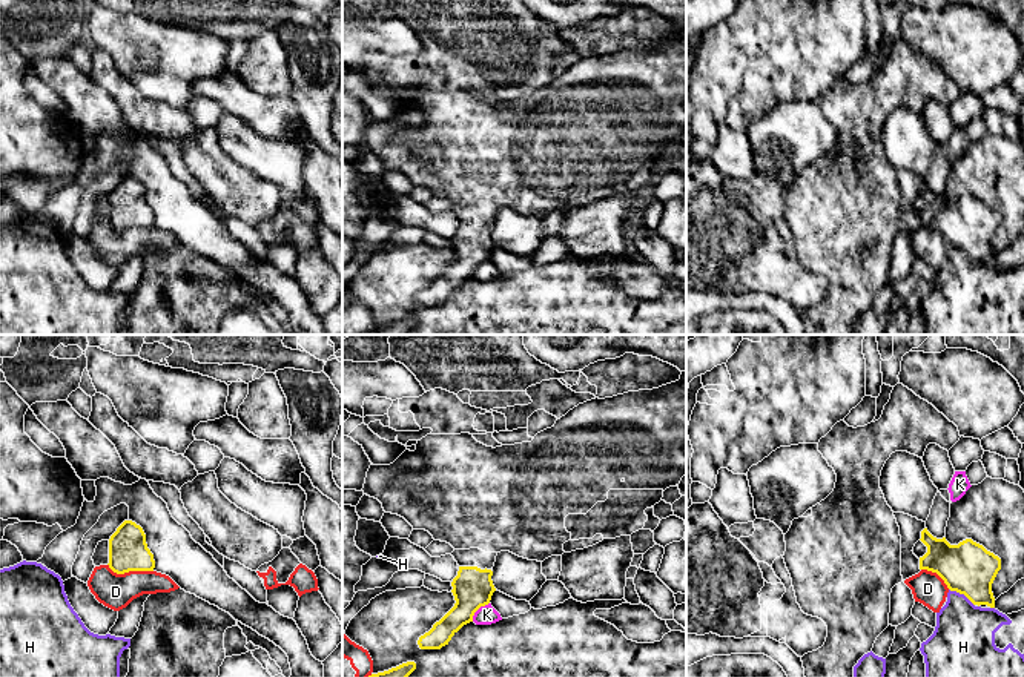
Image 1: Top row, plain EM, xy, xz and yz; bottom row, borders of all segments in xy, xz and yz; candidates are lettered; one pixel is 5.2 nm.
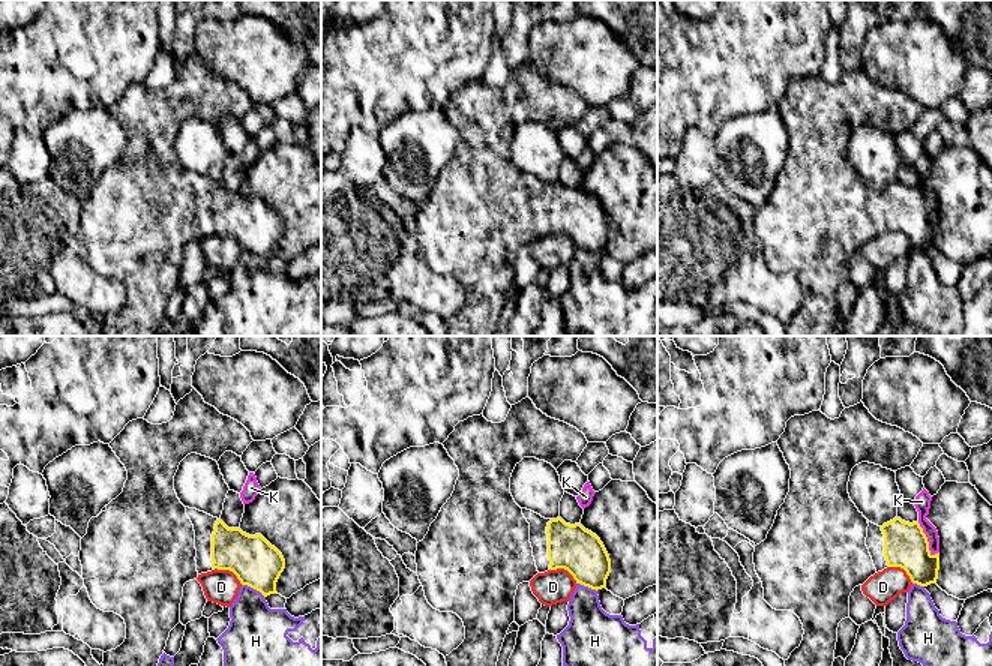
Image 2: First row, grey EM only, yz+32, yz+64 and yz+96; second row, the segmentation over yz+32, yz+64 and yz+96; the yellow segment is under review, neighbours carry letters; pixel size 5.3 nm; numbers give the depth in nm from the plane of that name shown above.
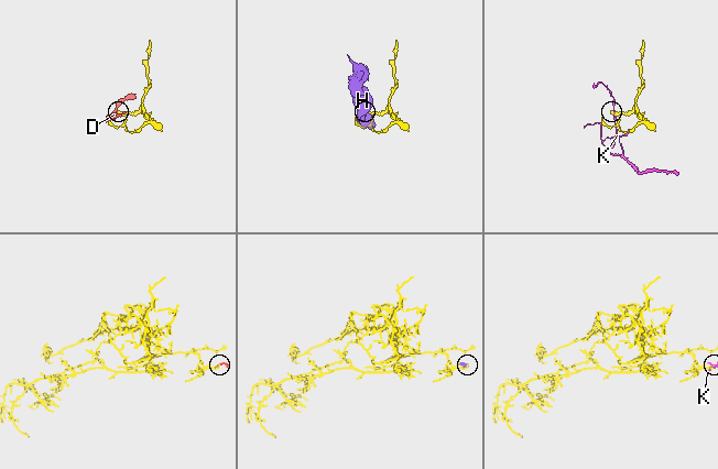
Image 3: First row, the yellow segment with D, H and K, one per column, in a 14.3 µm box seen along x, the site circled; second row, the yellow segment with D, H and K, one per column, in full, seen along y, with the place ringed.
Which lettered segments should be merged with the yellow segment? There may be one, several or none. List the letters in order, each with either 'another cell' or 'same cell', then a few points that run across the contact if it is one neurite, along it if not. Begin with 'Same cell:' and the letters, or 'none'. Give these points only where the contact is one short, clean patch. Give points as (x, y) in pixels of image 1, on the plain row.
Same cell: none
D: another cell
H: another cell; line yz (949, 244), (961, 249), (974, 261)
K: another cell; line xz (488, 258), (475, 269), (472, 277)

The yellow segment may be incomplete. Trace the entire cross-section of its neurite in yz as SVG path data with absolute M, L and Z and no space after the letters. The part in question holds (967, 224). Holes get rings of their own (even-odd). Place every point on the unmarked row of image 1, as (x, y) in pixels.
M898 38L878 77L857 84L840 77L820 95L818 107L837 130L835 144L811 164L811 172L792 177L783 212L801 267L827 282L824 301L801 313L806 335L854 335L854 322L889 282L892 244L921 226L936 229L950 247L964 250L973 261L995 264L992 239L1001 215L972 195L950 201L946 193L933 193L926 178L894 169L880 144L881 126L892 109L907 107L923 115L929 100L949 107L960 94L953 78ZM918 196L927 203L920 215L912 207Z

